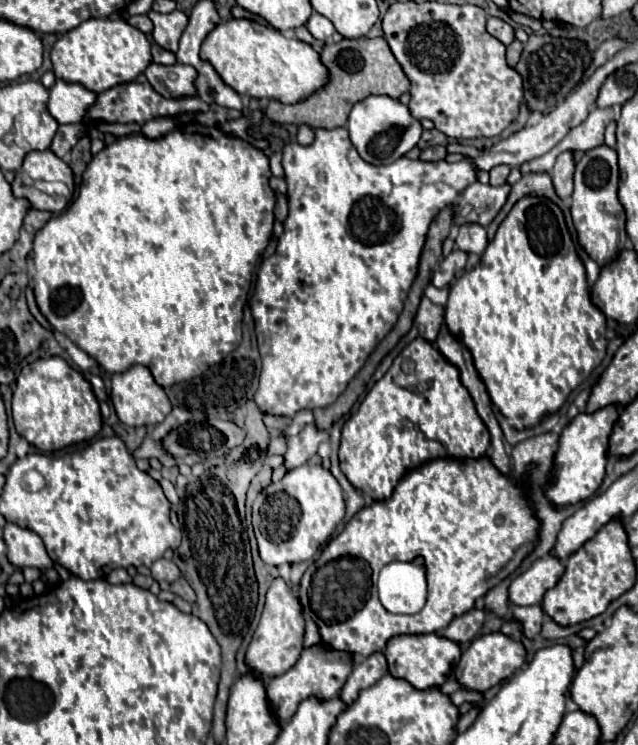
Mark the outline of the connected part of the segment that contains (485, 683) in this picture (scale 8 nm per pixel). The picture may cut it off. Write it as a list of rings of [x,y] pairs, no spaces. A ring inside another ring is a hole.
[[[491,632],[491,634],[483,634],[479,638],[475,638],[471,642],[471,646],[463,652],[457,668],[455,668],[455,676],[461,682],[463,688],[469,690],[477,690],[477,692],[485,692],[491,686],[499,684],[503,678],[513,676],[525,662],[525,646],[509,636],[505,636],[503,632]]]

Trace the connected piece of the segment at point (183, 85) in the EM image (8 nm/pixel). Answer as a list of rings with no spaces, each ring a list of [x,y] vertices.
[[[149,64],[145,70],[145,76],[149,84],[161,92],[161,94],[171,94],[171,96],[195,96],[195,86],[193,80],[197,76],[193,66],[185,64],[173,64],[173,66],[161,66],[161,64]]]

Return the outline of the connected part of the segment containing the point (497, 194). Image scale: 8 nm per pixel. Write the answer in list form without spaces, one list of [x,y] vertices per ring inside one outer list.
[[[475,182],[471,184],[459,198],[459,204],[471,204],[473,210],[467,216],[467,222],[477,222],[481,226],[489,226],[489,222],[497,216],[501,206],[509,196],[509,184],[503,186],[489,186]]]

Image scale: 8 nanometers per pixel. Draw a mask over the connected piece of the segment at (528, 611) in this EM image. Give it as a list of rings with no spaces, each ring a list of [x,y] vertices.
[[[511,604],[511,608],[513,608],[515,618],[523,622],[523,634],[525,634],[529,640],[533,640],[533,638],[541,632],[541,620],[543,620],[543,610],[541,610],[541,606],[535,604],[535,606],[531,606],[531,608],[515,608],[515,606]]]

